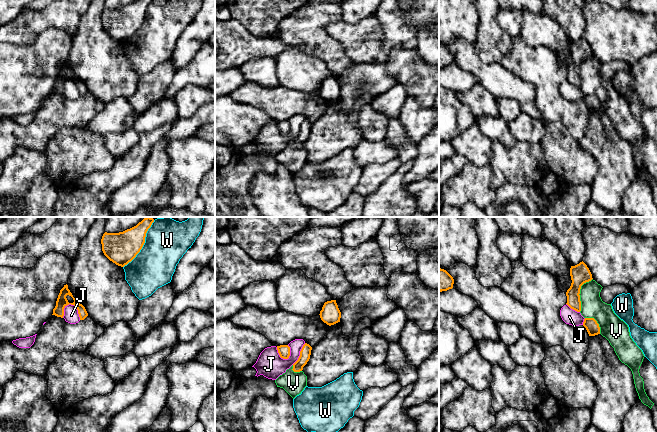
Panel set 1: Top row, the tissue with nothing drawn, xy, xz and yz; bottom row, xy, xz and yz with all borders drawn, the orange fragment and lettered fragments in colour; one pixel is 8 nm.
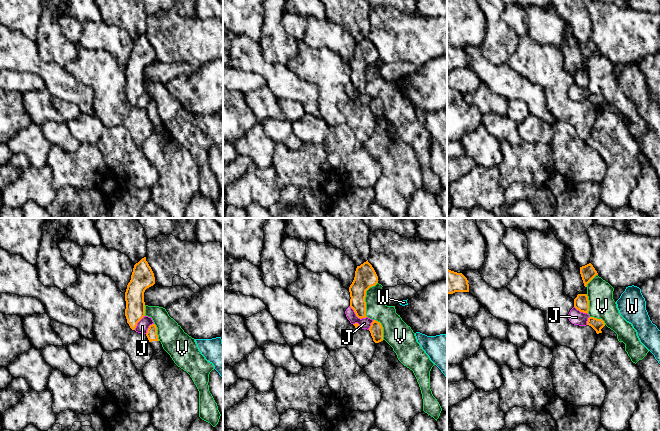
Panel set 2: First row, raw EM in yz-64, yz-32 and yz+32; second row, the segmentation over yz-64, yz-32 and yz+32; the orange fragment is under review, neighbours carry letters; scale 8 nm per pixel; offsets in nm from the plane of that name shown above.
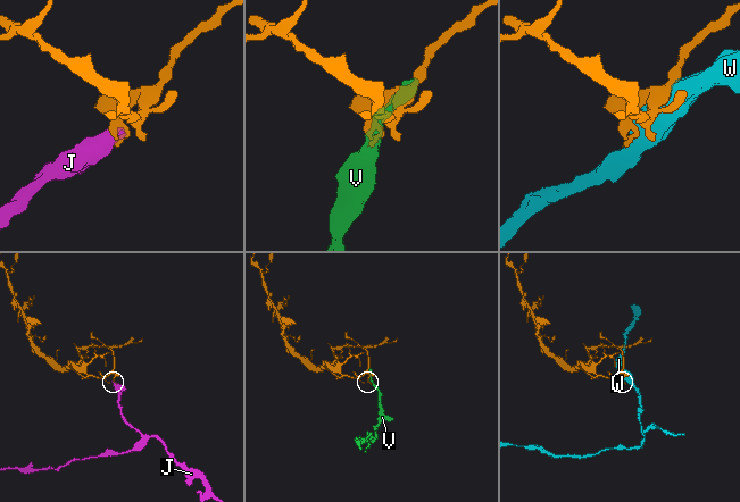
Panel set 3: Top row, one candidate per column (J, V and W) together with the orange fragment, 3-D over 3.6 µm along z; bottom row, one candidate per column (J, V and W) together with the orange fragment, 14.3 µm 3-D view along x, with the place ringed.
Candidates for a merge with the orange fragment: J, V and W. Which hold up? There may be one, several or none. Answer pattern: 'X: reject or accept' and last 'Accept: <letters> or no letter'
J: reject
V: reject
W: reject
Accept: no letter

